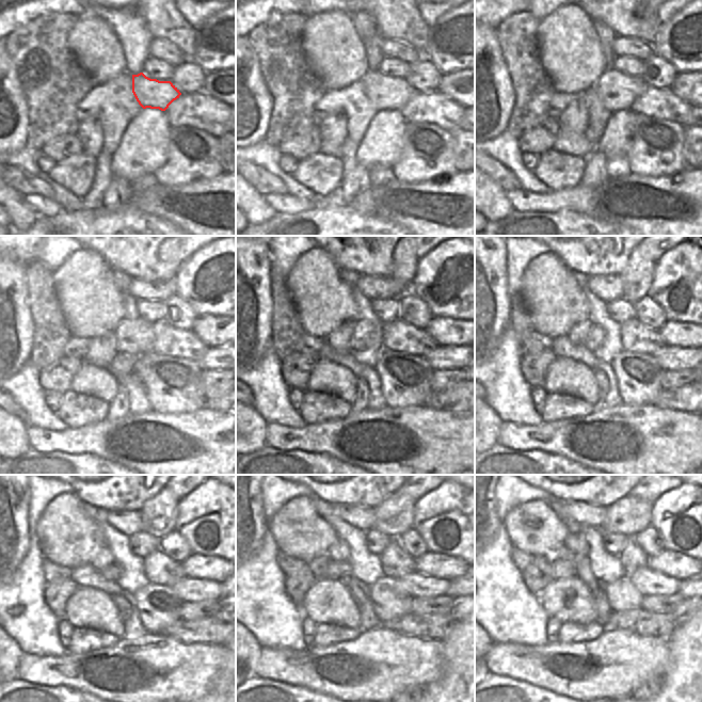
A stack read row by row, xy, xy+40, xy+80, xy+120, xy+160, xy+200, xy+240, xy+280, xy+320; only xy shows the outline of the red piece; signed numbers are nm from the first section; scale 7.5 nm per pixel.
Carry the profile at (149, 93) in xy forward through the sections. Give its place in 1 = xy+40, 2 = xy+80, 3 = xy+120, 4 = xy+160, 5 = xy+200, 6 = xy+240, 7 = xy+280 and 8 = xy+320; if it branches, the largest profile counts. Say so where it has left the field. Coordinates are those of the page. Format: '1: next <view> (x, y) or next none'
1: next xy+40 (384, 92)
2: next xy+80 (618, 92)
3: next xy+120 (137, 336)
4: next xy+160 (365, 334)
5: next xy+200 (594, 340)
6: next xy+240 (108, 578)
7: next xy+280 (321, 568)
8: next xy+320 (560, 568)

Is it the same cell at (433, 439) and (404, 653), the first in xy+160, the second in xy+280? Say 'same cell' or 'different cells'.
same cell

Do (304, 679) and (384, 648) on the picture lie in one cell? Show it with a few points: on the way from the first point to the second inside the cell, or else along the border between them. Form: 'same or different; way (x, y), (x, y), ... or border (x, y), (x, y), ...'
same; way (329, 682), (337, 686), (354, 686), (380, 672)

